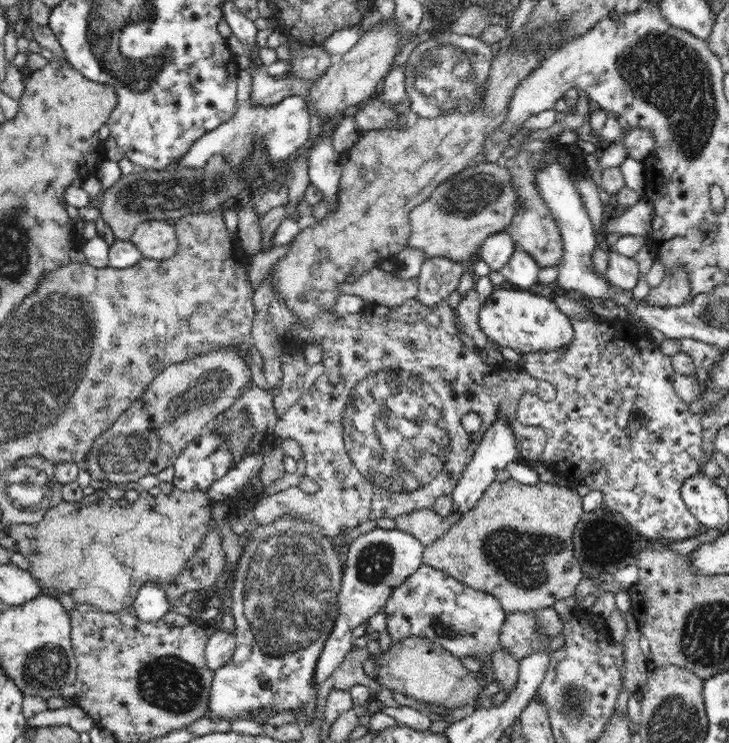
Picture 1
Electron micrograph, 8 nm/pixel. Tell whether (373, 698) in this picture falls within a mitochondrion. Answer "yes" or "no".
no

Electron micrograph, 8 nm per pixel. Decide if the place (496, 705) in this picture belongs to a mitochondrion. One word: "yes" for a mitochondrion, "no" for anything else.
no

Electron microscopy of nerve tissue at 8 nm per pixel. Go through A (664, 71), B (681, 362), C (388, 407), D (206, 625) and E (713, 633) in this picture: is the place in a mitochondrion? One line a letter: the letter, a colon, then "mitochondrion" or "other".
A: mitochondrion
B: other
C: mitochondrion
D: other
E: mitochondrion

